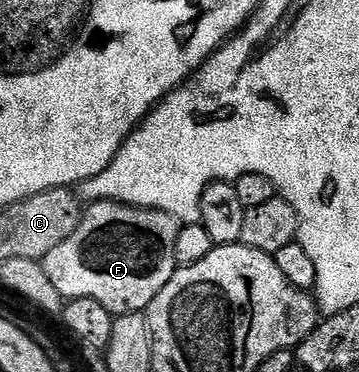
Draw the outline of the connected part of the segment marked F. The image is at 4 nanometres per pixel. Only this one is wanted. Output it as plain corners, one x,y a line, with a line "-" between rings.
98,200
84,209
75,234
59,242
59,246
55,246
55,250
45,256
45,273
47,278
51,278
51,286
59,290
62,301
91,298
115,318
132,312
144,313
159,290
163,290
163,286
167,286
167,282
171,282
171,278
177,273
179,265
175,258
175,238
179,238
179,221
166,212

